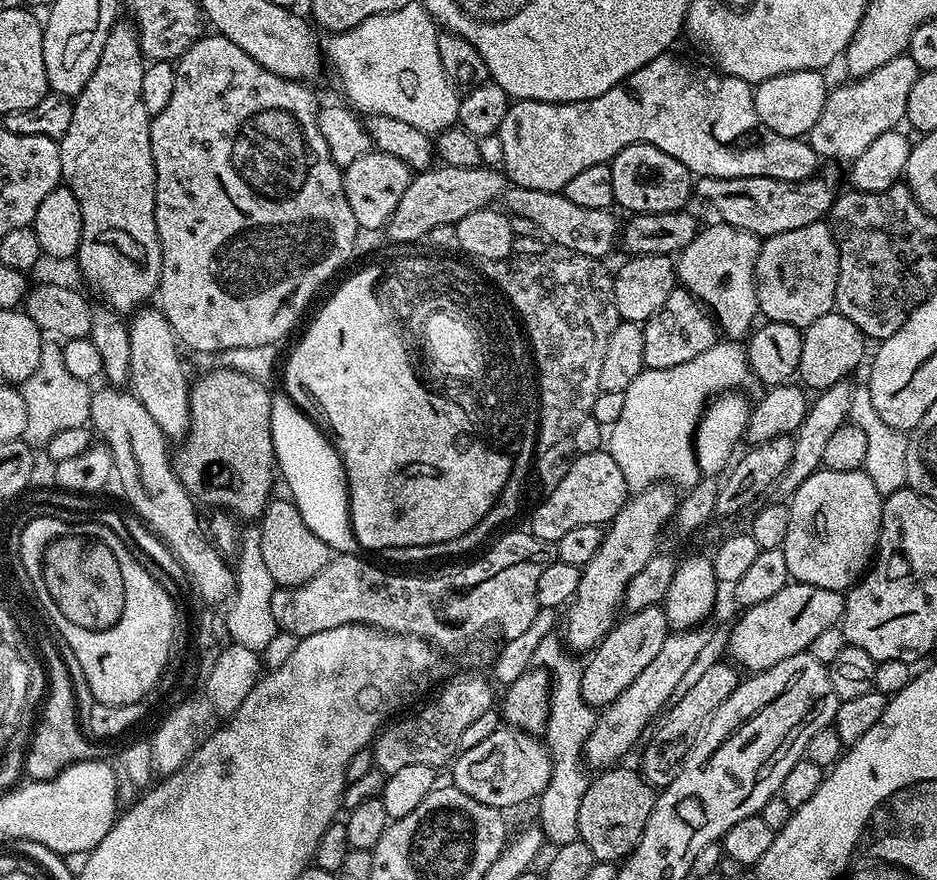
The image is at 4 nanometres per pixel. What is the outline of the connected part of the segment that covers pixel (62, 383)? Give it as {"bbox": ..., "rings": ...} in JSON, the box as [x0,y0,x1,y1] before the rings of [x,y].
{"bbox":[22,343,93,446],"rings":[[[42,343],[42,354],[38,358],[38,366],[34,374],[22,385],[26,402],[26,430],[23,439],[33,446],[47,446],[54,434],[72,427],[85,427],[89,423],[90,402],[93,389],[89,382],[80,381],[66,370],[63,361],[63,350],[59,343]]]}

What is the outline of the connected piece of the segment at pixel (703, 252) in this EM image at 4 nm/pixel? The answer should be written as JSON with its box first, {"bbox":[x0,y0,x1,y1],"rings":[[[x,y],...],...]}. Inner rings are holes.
{"bbox":[675,222,762,338],"rings":[[[723,222],[715,223],[709,228],[701,227],[694,242],[679,252],[675,261],[676,278],[711,313],[725,337],[744,338],[753,331],[758,320],[756,263],[762,240],[753,232]]]}

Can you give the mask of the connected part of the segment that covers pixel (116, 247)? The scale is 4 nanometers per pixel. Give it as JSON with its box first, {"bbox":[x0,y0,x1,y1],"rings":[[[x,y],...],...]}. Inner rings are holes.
{"bbox":[59,22,162,314],"rings":[[[117,22],[113,24],[110,34],[106,38],[106,46],[102,46],[102,58],[98,58],[98,66],[94,74],[90,74],[90,82],[74,98],[72,105],[72,117],[70,127],[66,134],[59,140],[60,161],[62,170],[60,178],[63,187],[69,188],[78,198],[78,206],[82,210],[82,242],[78,246],[74,257],[75,263],[80,263],[80,272],[88,279],[88,284],[105,300],[103,302],[112,312],[117,314],[131,314],[147,305],[148,300],[157,295],[160,286],[160,271],[162,270],[162,250],[158,238],[158,226],[156,225],[156,167],[150,150],[150,117],[146,106],[142,106],[142,74],[146,67],[146,61],[140,49],[140,39],[136,33],[136,26],[131,22]]]}

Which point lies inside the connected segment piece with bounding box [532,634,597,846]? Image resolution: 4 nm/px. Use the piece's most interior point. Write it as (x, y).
(571, 720)

